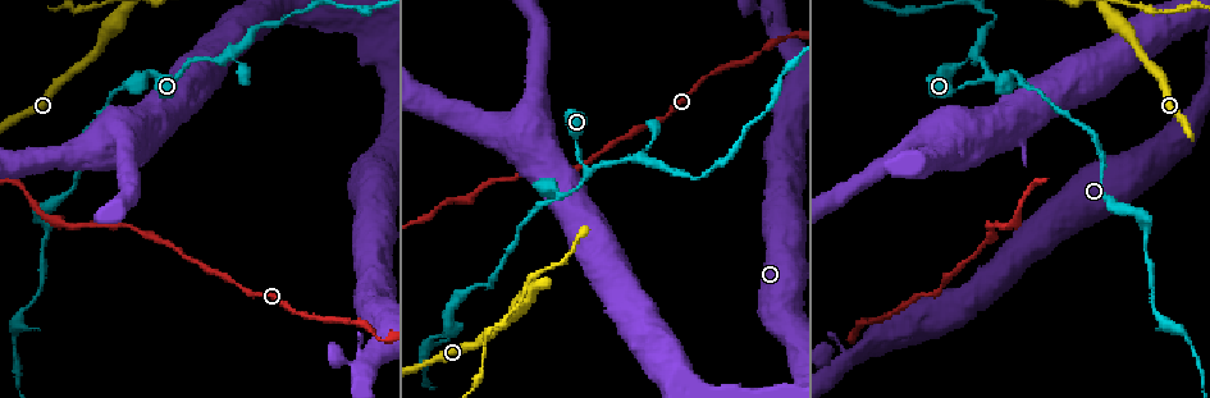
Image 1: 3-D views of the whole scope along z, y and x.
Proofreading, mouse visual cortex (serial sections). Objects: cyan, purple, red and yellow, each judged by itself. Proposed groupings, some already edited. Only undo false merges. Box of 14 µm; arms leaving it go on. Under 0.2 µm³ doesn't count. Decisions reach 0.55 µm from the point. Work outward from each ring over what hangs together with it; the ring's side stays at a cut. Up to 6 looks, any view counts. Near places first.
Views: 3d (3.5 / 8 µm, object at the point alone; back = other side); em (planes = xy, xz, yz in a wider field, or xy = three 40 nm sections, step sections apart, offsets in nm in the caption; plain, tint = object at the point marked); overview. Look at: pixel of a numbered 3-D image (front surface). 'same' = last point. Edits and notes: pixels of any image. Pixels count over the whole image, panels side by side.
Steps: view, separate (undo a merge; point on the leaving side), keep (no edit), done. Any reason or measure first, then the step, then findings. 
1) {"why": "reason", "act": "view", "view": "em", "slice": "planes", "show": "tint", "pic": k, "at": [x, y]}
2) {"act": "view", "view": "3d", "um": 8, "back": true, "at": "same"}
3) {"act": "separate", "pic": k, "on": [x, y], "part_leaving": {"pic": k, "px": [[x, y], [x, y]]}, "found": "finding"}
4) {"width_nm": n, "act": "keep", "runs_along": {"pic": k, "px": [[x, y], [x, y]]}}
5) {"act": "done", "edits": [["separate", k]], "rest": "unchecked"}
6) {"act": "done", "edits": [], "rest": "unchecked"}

{"why": "two arms at a narrow angle", "act": "view", "view": "3d", "um": 3.5, "pic": 1, "at": [1106, 12]}

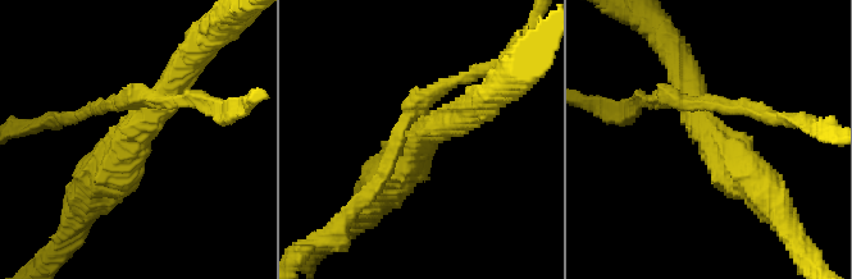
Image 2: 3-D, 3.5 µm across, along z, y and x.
{"arms": 4, "arm_widths_nm": [150, 200, 400, 500], "act": "view", "view": "em", "slice": "xy", "step": 5, "show": "tint", "pic": 2, "at": [706, 134]}

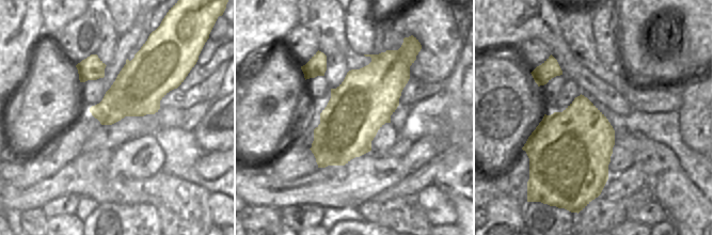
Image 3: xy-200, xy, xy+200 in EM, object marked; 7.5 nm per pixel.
{"act": "separate", "pic": 2, "on": [737, 105], "part_leaving": {"pic": 2, "px": [[683, 108], [725, 104], [774, 115]]}, "found": "a second cell is stuck on"}

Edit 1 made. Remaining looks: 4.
{"act": "view", "view": "3d", "um": 3.5, "pic": 1, "at": [152, 69]}

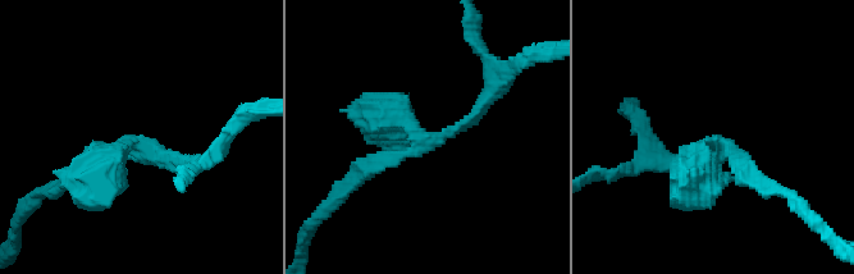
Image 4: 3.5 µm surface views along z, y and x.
{"why": "shape alone is not enough", "act": "view", "view": "em", "slice": "xy", "step": 2, "show": "tint", "pic": 4, "at": [430, 138]}

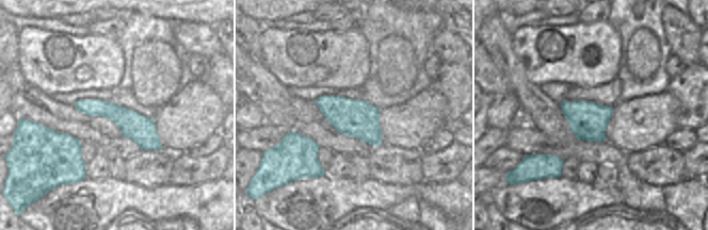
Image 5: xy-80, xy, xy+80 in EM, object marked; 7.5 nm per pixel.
{"act": "keep", "runs_along": {"pic": 5, "px": [[77, 104], [116, 113], [158, 147]]}, "found": "continuous, no second cell"}

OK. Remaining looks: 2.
{"why": "abrupt turn", "act": "view", "view": "3d", "um": 8, "pic": 1, "at": [785, 40]}

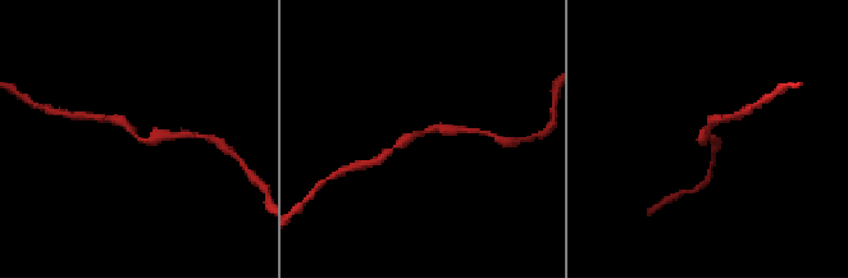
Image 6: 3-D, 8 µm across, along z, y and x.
{"why": "zoom in", "act": "view", "view": "3d", "um": 3.5, "pic": 6, "at": [706, 138]}

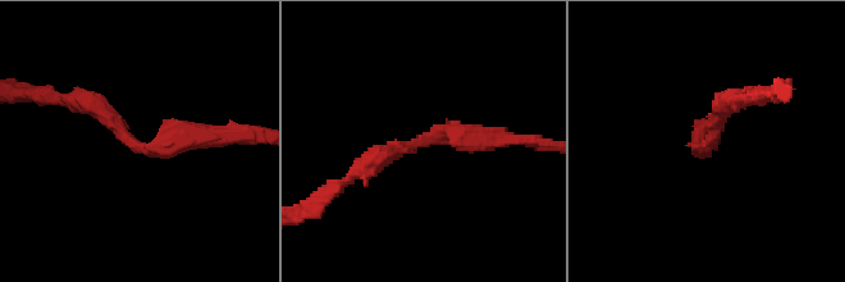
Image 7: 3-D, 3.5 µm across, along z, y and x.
{"act": "keep", "found": "continuous, no second cell"}

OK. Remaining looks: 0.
{"act": "done", "edits": [["separate", 2]], "rest": "unchecked"}

